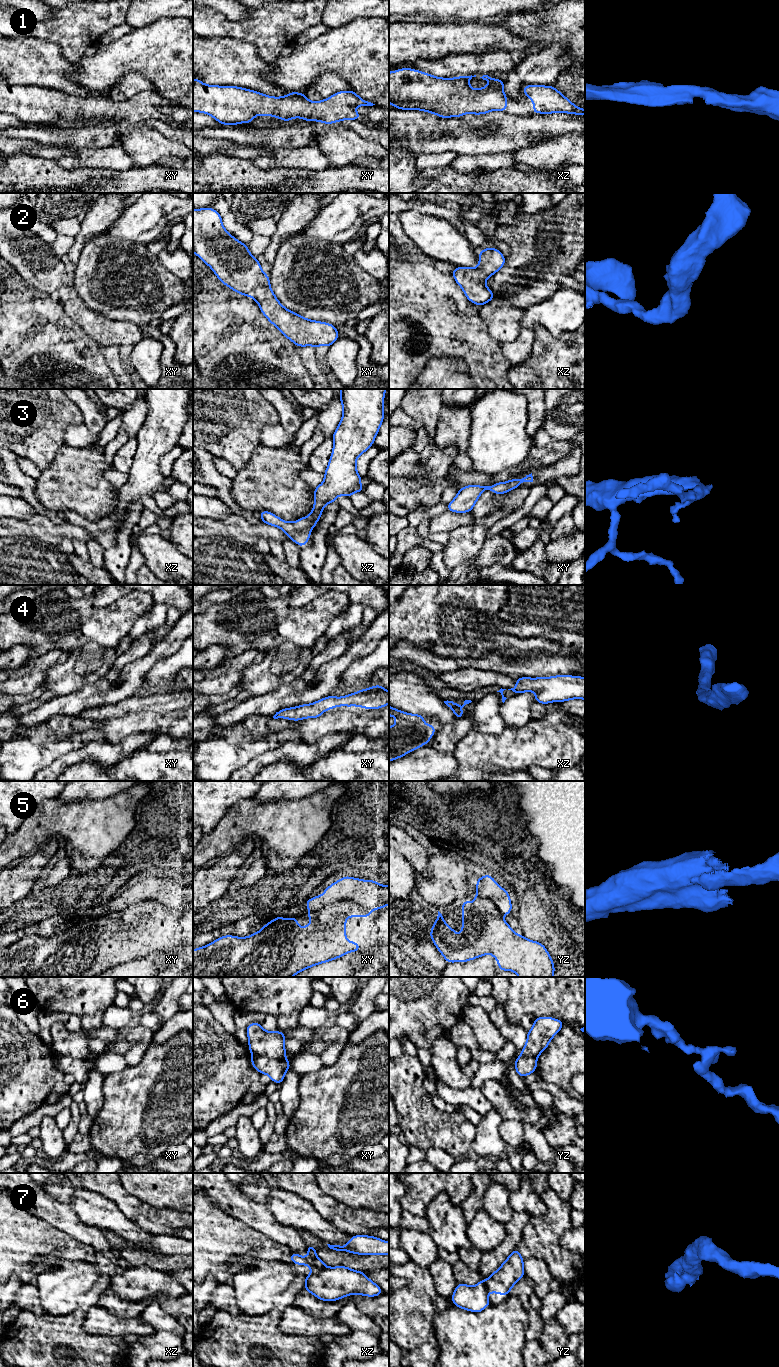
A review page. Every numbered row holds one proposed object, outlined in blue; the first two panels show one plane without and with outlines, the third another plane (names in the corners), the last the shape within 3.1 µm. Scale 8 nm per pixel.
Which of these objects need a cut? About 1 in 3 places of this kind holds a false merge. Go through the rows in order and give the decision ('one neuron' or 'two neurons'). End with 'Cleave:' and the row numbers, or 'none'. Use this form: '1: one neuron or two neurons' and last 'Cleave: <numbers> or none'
1: one neuron
2: one neuron
3: one neuron
4: one neuron
5: two neurons
6: two neurons
7: two neurons
Cleave: 5, 6, 7

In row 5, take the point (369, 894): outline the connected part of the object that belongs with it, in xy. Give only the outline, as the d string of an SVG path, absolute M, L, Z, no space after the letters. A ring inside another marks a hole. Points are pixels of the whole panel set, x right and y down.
M345 876L334 882L323 895L309 898L306 909L321 909L335 901L350 900L367 909L379 910L389 905L389 885L380 886L378 880L362 880Z

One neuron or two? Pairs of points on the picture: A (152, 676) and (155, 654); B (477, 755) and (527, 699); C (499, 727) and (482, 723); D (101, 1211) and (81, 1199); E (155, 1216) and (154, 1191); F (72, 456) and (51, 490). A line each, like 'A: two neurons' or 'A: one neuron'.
A: two neurons
B: two neurons
C: one neuron
D: one neuron
E: two neurons
F: one neuron

